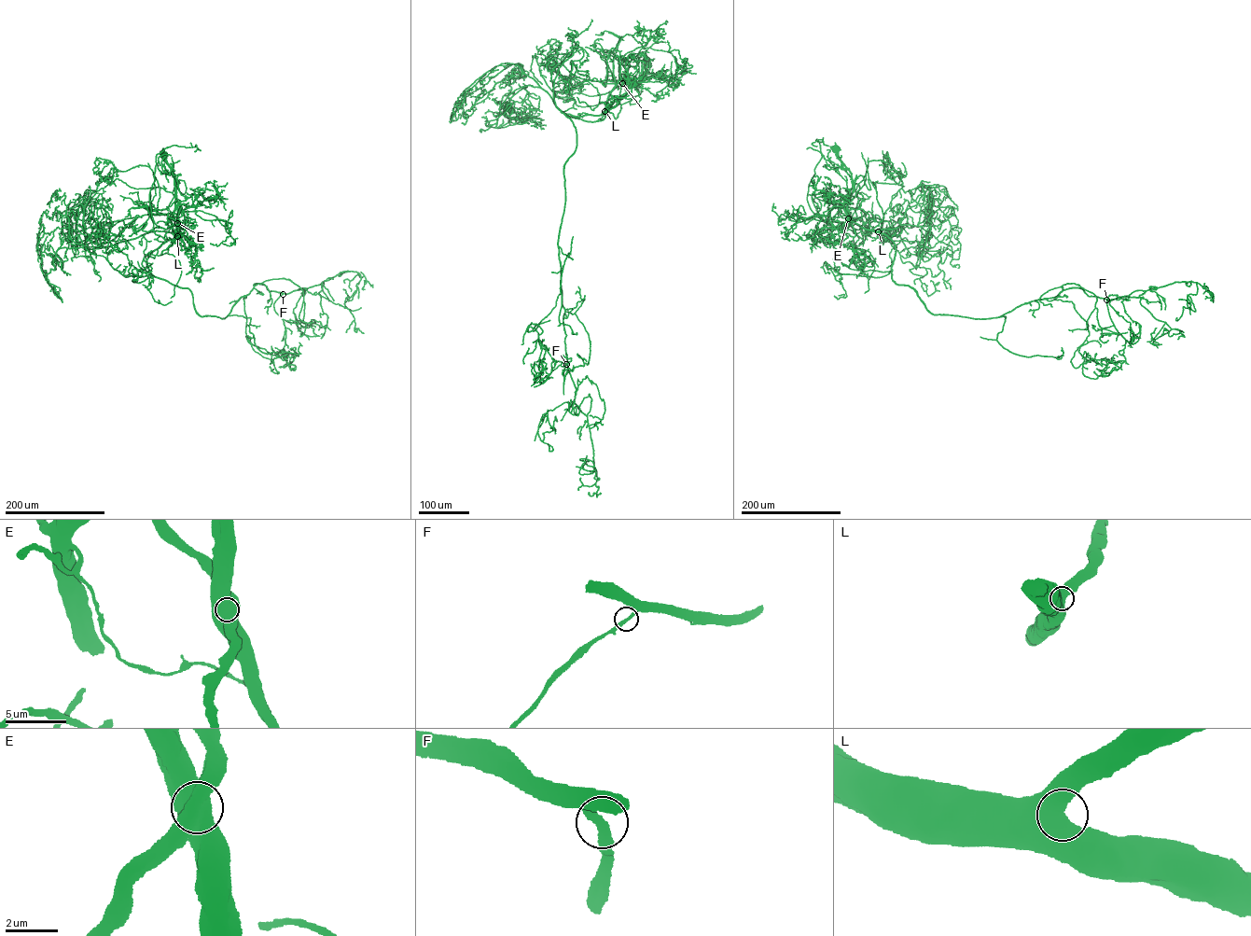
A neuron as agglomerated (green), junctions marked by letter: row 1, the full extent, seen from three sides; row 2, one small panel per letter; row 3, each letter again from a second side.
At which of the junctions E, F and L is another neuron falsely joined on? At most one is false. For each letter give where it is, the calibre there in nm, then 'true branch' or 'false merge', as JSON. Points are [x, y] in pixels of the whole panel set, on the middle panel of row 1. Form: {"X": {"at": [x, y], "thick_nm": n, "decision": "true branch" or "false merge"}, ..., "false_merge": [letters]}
{"E": {"at": [622, 83], "thick_nm": 1250, "decision": "false merge"}, "F": {"at": [566, 364], "thick_nm": 320, "decision": "true branch"}, "L": {"at": [604, 111], "thick_nm": 850, "decision": "true branch"}, "false_merge": ["E"]}

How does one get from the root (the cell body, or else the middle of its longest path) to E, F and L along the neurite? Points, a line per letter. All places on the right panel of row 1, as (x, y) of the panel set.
E: (835, 148), (853, 181), (844, 205), (848, 218)
F: (835, 148), (854, 185), (847, 215), (893, 241), (892, 279), (933, 314), (997, 317), (1072, 287), (1107, 300)
L: (835, 148), (851, 174), (854, 185), (847, 215), (861, 227), (878, 231)

